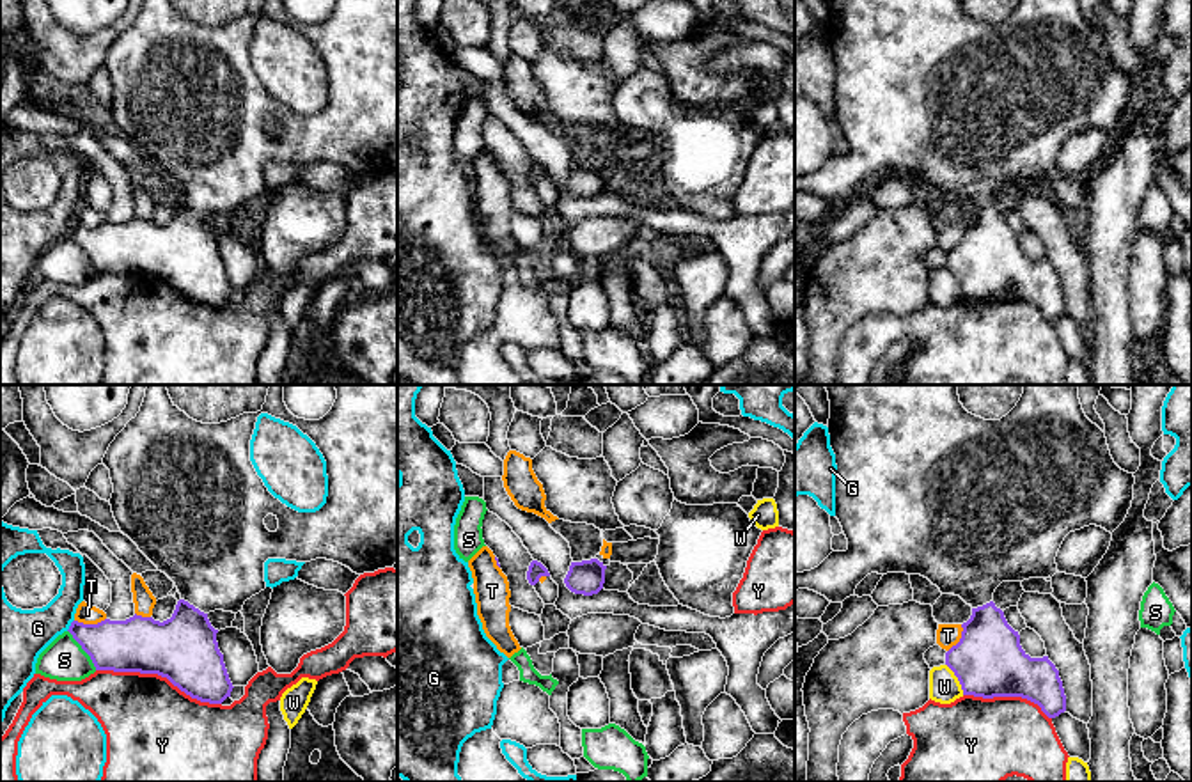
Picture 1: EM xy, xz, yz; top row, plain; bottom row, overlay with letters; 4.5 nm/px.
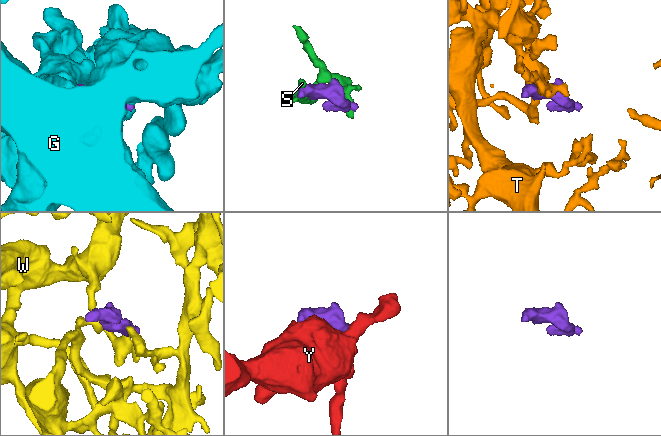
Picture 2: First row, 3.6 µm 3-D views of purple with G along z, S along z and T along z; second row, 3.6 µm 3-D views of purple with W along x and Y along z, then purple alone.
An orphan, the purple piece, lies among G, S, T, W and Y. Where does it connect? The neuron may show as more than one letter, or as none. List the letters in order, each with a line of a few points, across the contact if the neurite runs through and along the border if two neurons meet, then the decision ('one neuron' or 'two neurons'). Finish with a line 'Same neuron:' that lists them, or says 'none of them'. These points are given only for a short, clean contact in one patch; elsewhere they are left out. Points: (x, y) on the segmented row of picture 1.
G: two neurons
S: two neurons
T: two neurons
W: two neurons
Y: two neurons
Same neuron: none of them

